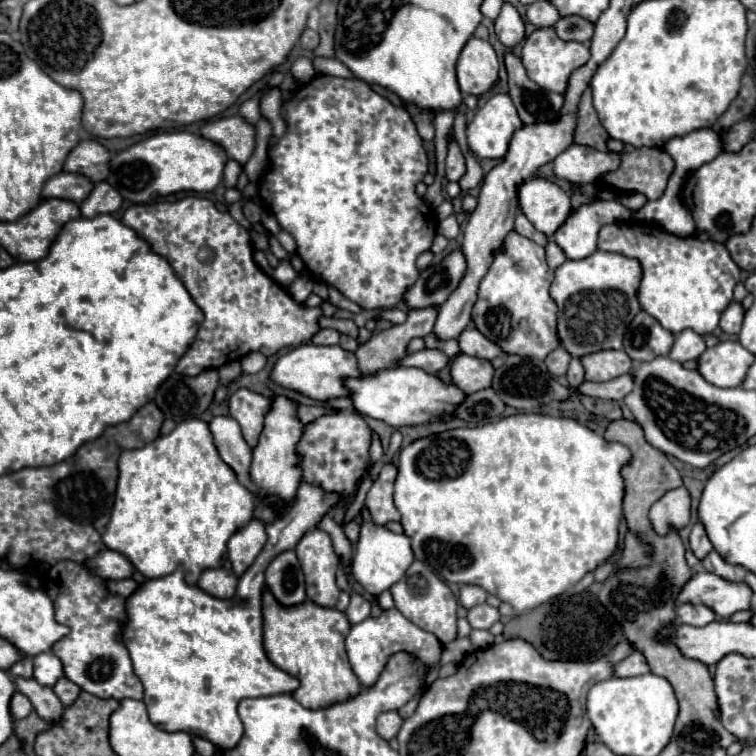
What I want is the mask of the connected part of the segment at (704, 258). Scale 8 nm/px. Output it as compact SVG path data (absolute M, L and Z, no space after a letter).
M613 223L603 225L599 231L597 249L621 253L625 257L637 259L641 263L641 285L639 285L639 303L643 311L651 313L667 331L681 333L683 329L693 329L699 335L711 333L719 325L719 317L723 309L733 301L733 287L741 279L741 269L735 265L727 247L719 241L699 241L697 237L675 237L657 225L641 225L641 223Z

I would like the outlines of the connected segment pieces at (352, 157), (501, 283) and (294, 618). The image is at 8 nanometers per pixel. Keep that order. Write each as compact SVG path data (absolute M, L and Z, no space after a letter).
M315 75L307 85L303 85L293 95L291 101L283 103L281 115L287 121L287 131L281 137L281 141L275 147L269 149L271 167L265 173L265 177L261 179L259 197L275 213L281 229L285 229L287 233L293 235L293 239L297 243L297 255L303 259L307 271L311 273L311 277L315 281L323 281L323 283L335 287L341 295L345 295L349 301L355 301L363 309L391 309L391 307L395 307L397 303L403 301L407 289L411 289L411 285L417 281L419 271L415 267L415 261L421 253L429 251L433 237L437 233L435 211L415 191L417 183L427 173L429 161L427 161L427 155L425 155L425 149L423 149L423 141L417 135L413 119L409 117L409 113L403 107L391 103L389 99L385 99L381 95L377 95L365 81L341 79L341 77L329 77L329 75Z
M511 231L503 241L503 255L495 257L479 283L479 297L471 313L475 327L507 355L545 359L559 347L557 305L549 297L553 277L553 269L545 263L545 249Z
M269 589L263 591L263 643L267 657L279 669L301 681L293 699L297 699L303 707L319 709L359 693L361 683L355 677L345 653L345 637L349 629L351 623L339 609L325 609L309 599L303 601L303 605L295 605L295 609L283 609L283 605L271 597Z

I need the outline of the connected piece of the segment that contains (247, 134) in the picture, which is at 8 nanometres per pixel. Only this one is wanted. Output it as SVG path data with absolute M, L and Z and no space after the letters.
M241 115L209 121L201 127L201 135L219 143L227 157L243 167L255 151L255 125L247 123Z

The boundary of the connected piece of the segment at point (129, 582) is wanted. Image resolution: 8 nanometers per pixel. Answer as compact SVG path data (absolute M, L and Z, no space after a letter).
M123 579L123 581L107 581L107 587L111 593L117 593L121 597L131 597L139 589L139 583L135 579Z

